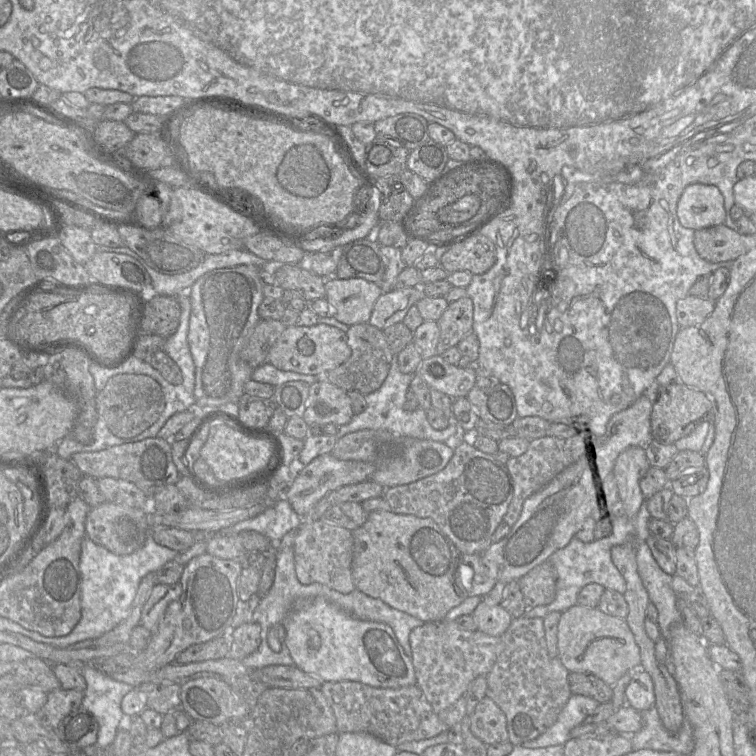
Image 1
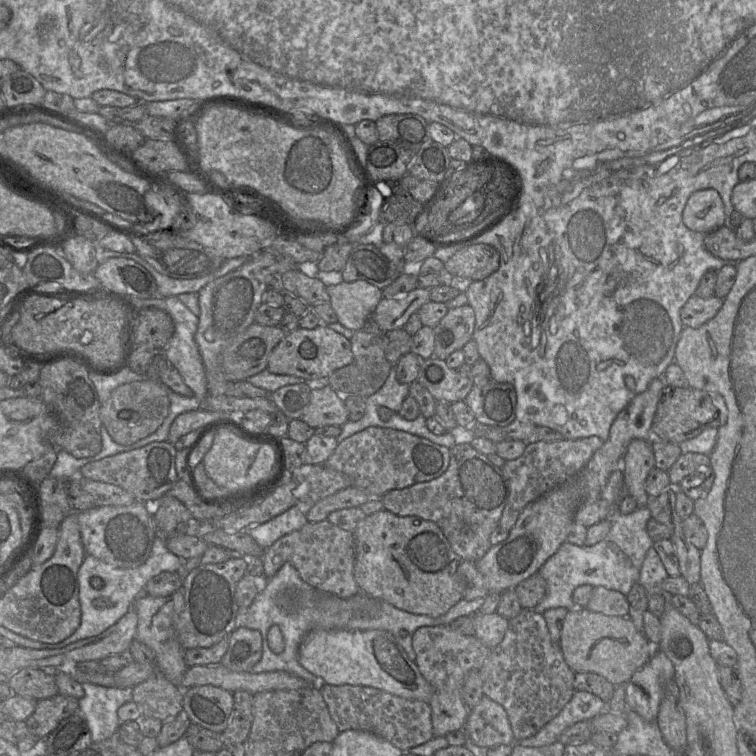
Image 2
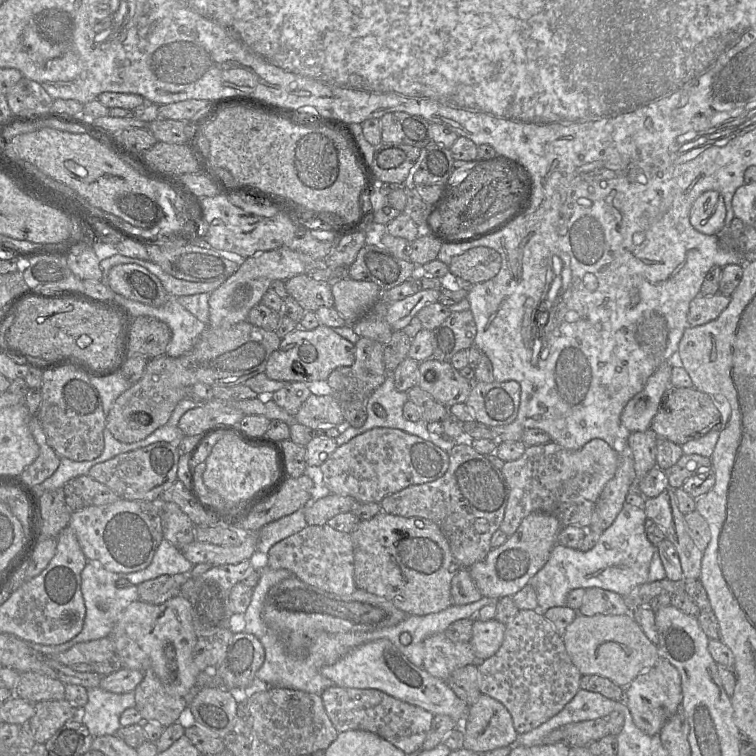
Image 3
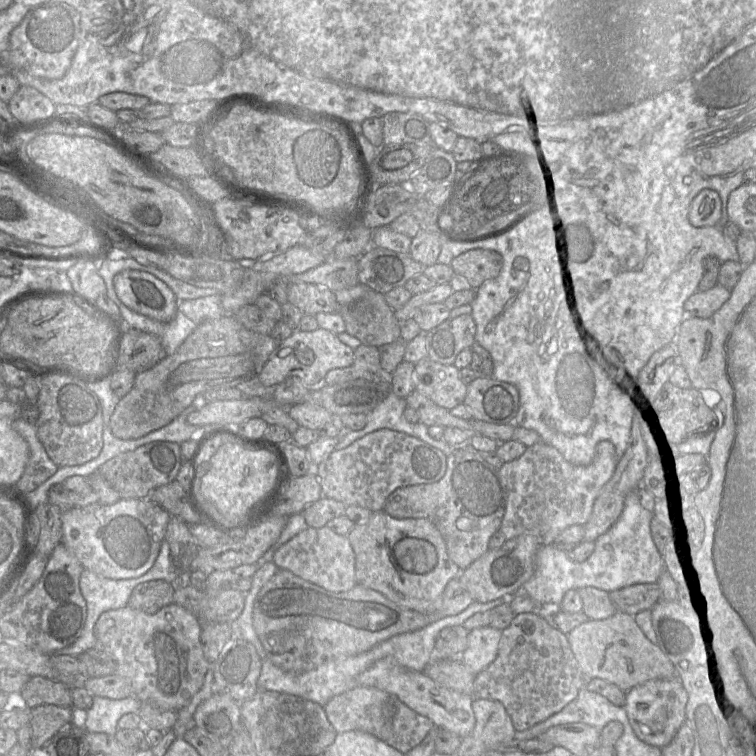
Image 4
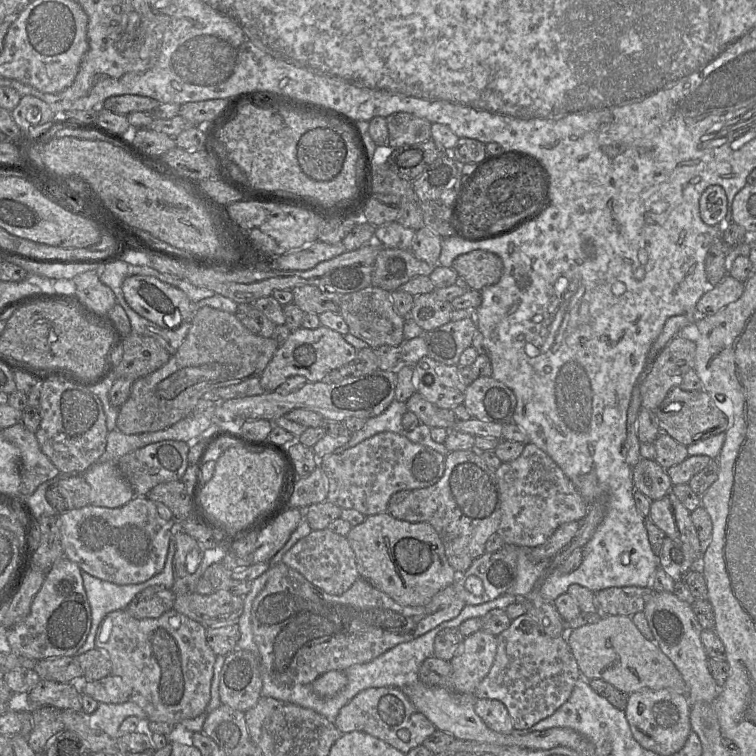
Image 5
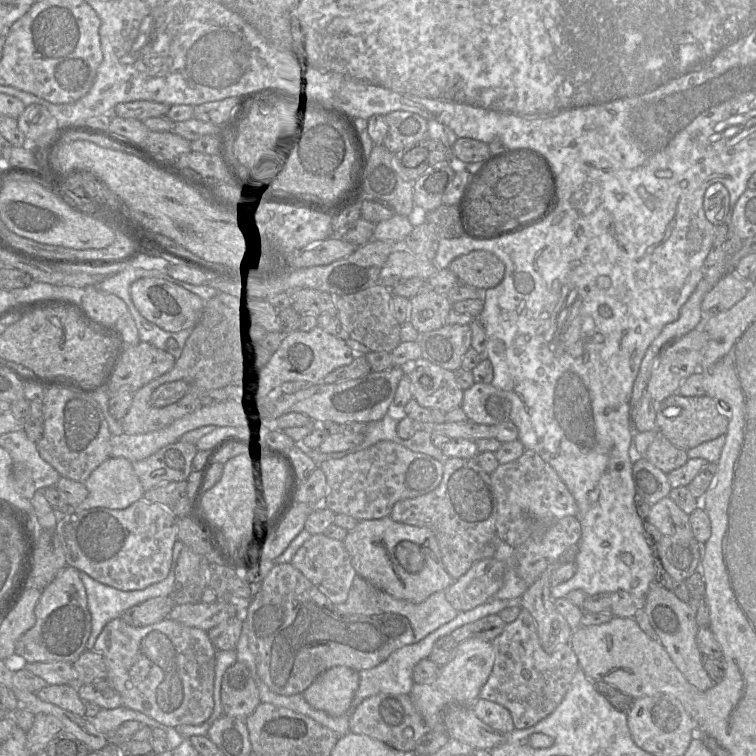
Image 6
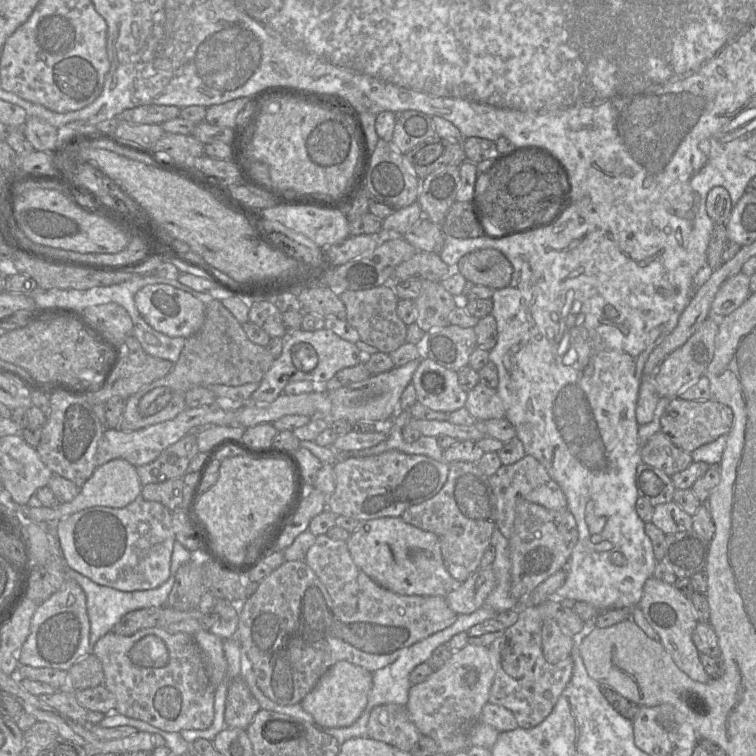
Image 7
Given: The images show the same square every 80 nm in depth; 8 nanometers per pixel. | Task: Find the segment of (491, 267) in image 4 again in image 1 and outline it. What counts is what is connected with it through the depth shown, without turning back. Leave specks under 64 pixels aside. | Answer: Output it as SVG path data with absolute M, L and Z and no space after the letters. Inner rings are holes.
M481 233L455 244L440 255L439 265L448 273L468 271L482 274L495 263L496 253L492 241Z

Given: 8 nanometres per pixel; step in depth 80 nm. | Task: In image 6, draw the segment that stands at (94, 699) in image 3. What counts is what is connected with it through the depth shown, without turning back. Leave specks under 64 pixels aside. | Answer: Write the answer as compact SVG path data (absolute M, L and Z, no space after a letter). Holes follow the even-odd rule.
M124 706L115 709L101 709L97 715L88 718L90 723L101 733L112 735L116 728L125 721L135 720L143 726L163 729L163 724L151 717Z

